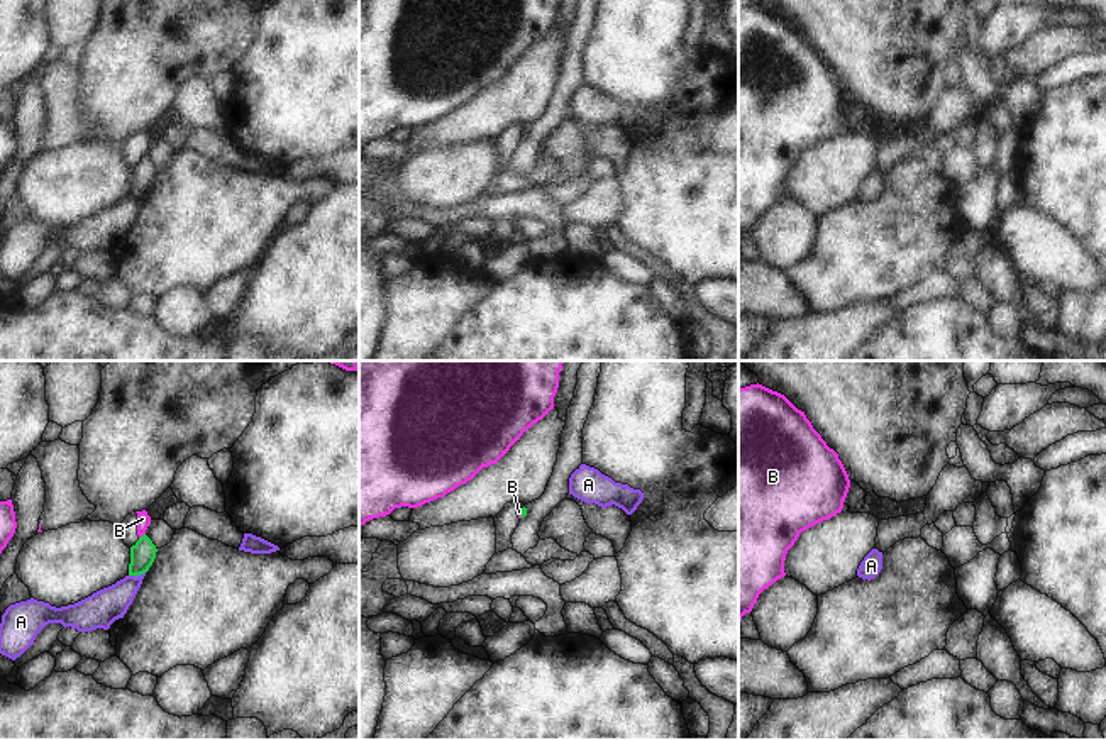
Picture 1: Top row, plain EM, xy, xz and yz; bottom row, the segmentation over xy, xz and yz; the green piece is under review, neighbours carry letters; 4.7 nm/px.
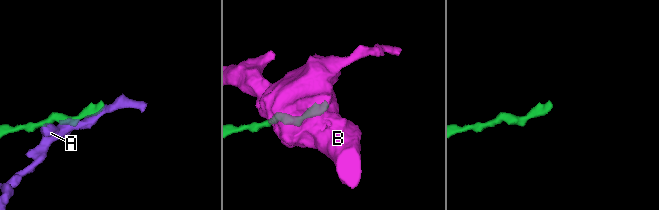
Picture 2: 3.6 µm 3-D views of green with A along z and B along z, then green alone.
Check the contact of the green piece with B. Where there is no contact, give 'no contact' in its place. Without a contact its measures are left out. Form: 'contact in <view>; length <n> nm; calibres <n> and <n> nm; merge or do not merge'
contact in xy; length 50 nm; calibres 120 and 60 nm; do not merge

